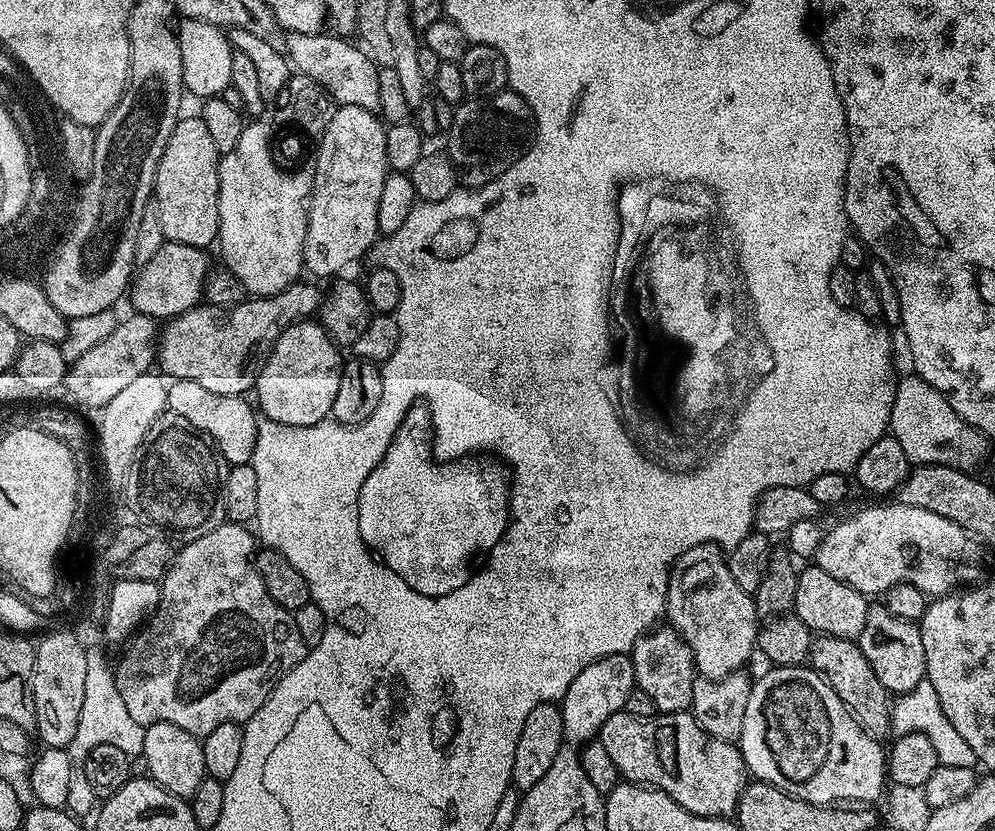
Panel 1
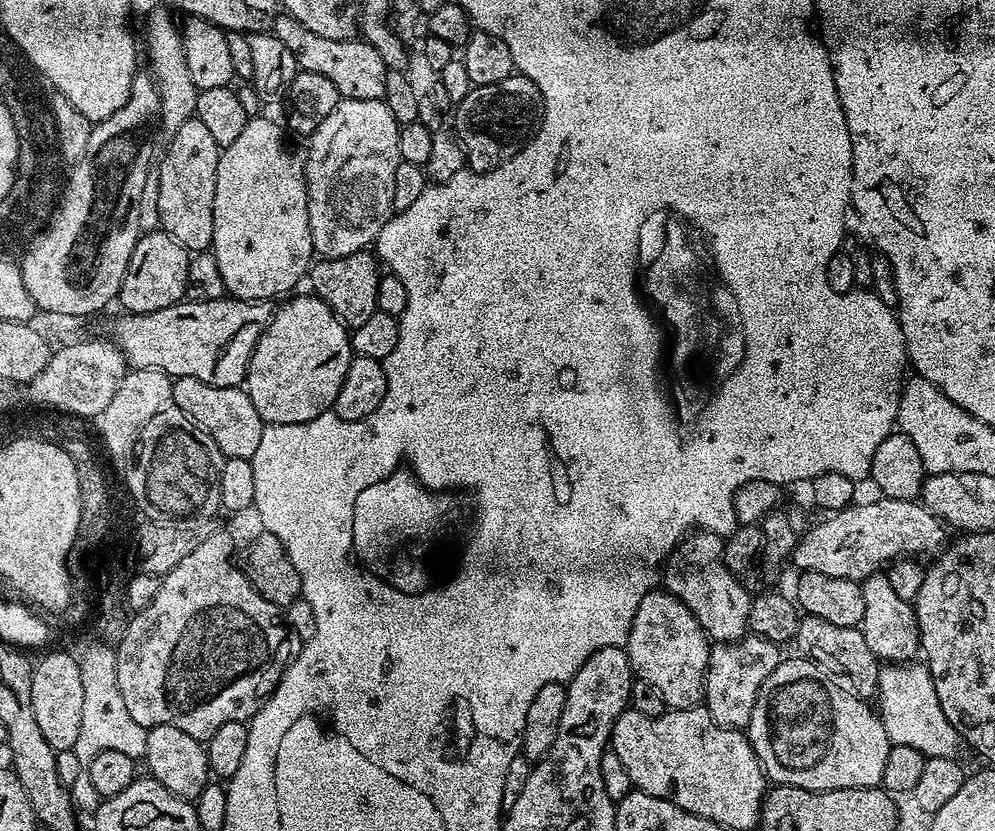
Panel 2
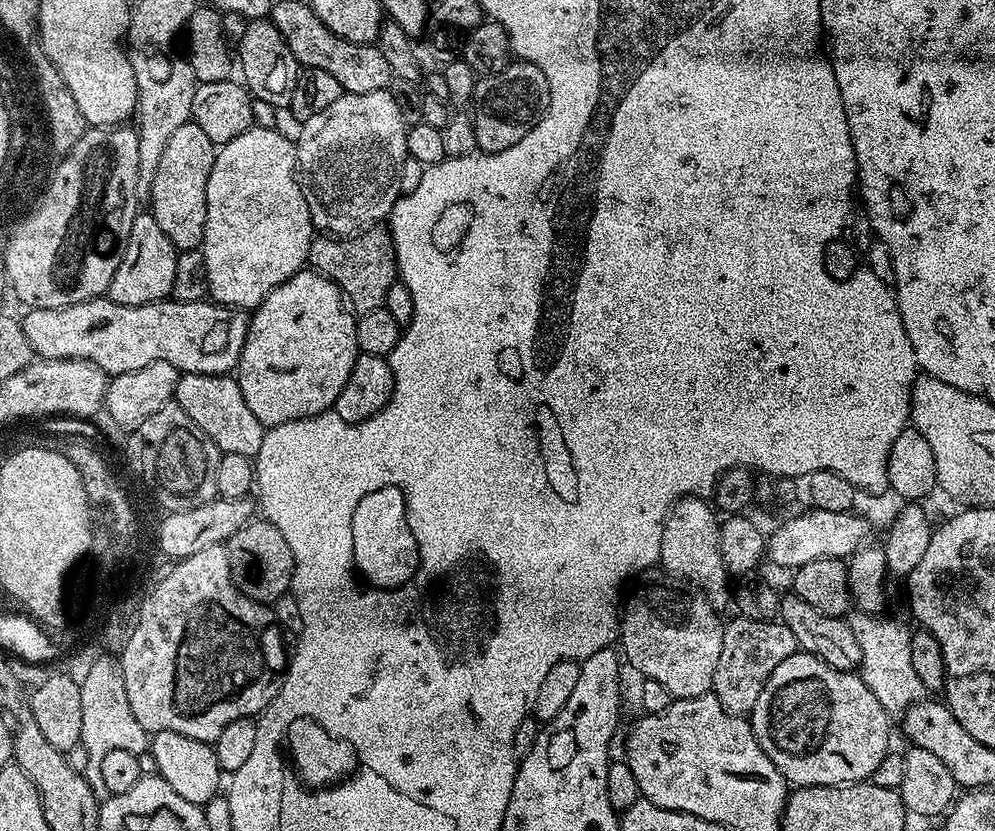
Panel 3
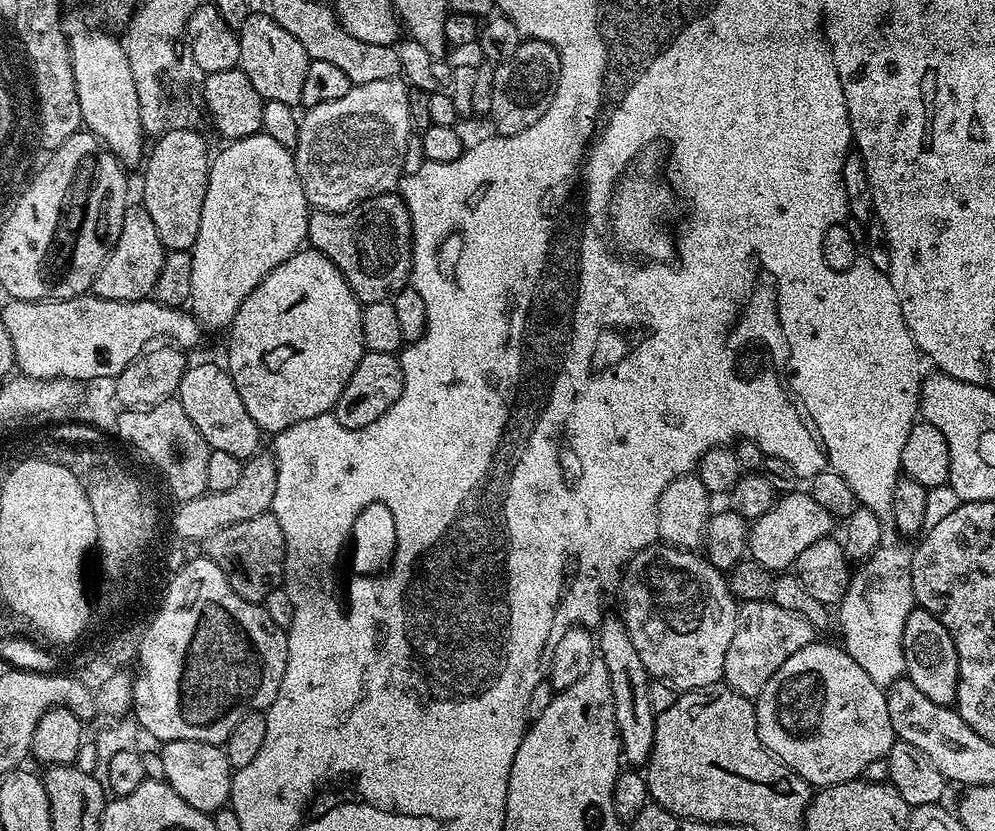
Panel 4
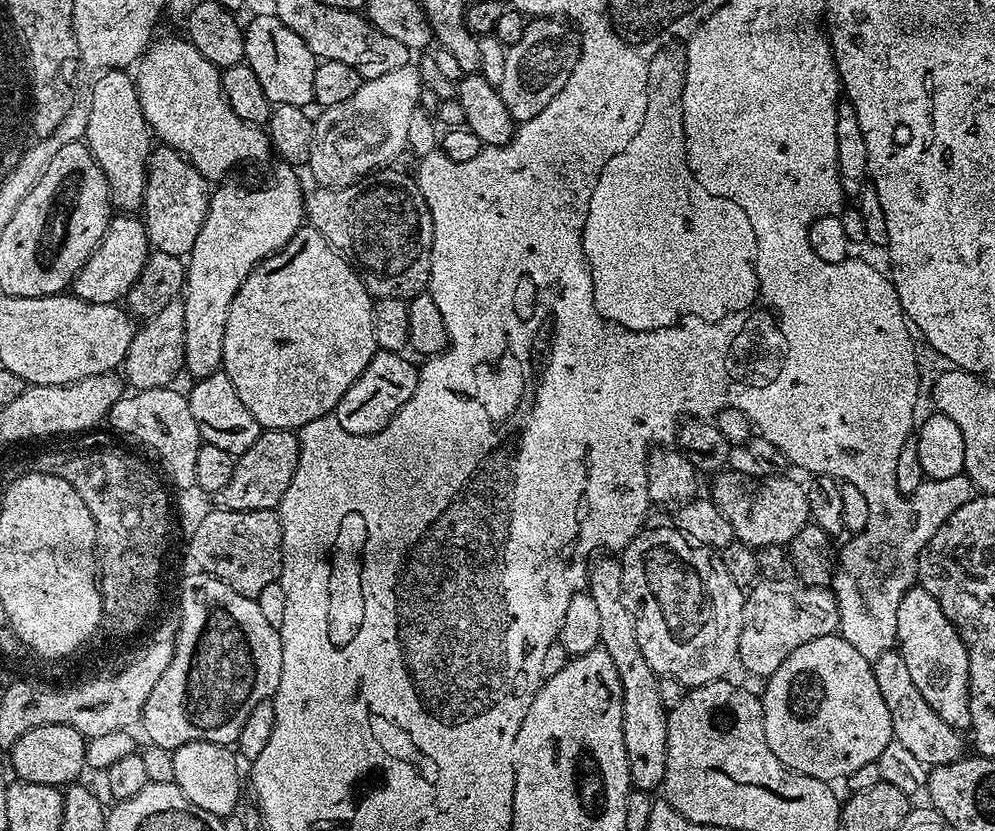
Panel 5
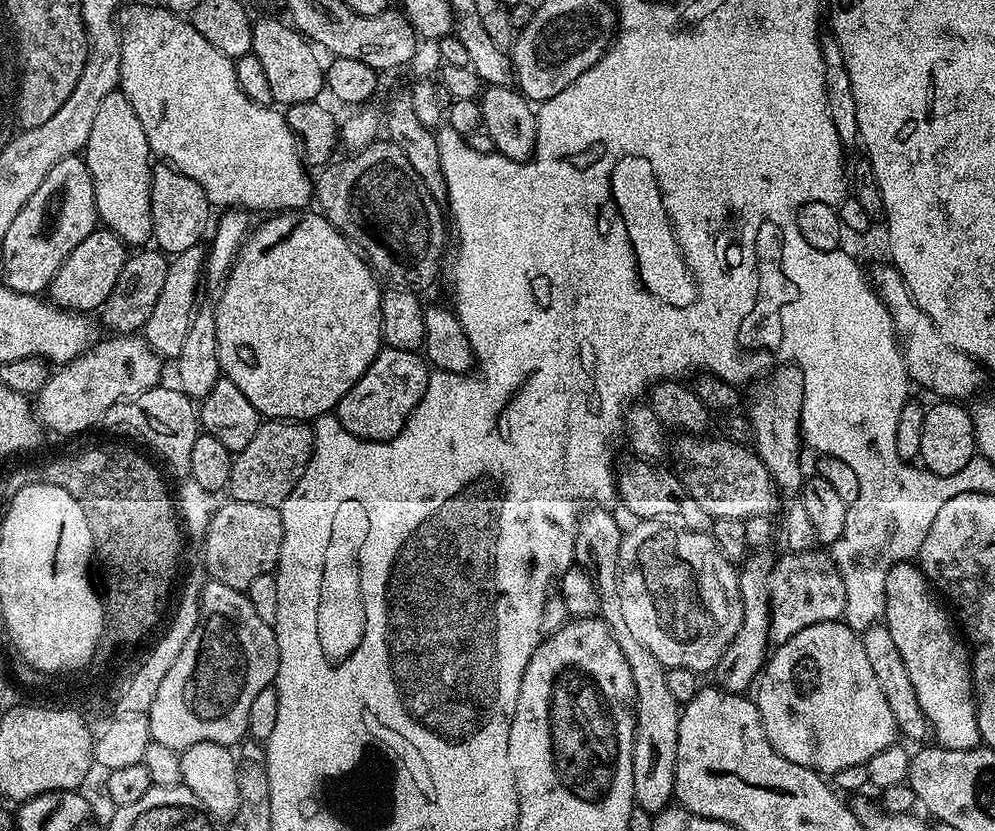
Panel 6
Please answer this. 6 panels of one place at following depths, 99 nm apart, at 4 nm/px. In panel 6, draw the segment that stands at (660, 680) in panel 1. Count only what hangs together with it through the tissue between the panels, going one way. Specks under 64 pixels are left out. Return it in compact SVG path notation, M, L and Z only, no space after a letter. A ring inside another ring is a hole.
M642 520L633 525L632 529L624 532L624 541L620 547L620 571L618 573L620 605L622 614L626 618L626 627L633 632L634 638L638 638L638 642L642 642L642 646L646 646L646 650L650 650L650 654L654 654L654 658L658 658L658 662L665 668L681 668L697 674L711 673L722 658L722 654L726 654L726 646L730 646L730 642L738 634L738 626L742 624L742 610L738 607L738 576L733 565L729 564L716 544L716 539L709 533L691 532L689 528L673 526L662 520Z

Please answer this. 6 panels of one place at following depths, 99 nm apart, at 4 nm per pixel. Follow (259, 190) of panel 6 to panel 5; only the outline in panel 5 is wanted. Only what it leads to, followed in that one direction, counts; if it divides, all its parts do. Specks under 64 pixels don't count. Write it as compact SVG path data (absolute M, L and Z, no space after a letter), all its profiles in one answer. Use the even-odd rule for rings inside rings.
M176 36L153 39L134 68L138 102L155 139L178 149L209 182L223 181L231 168L270 155L267 131L234 114L224 97L220 74L221 69L202 58L187 38Z

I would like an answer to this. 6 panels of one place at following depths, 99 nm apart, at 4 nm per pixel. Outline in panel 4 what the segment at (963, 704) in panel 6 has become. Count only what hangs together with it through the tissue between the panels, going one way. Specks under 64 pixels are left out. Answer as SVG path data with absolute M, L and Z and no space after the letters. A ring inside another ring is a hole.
M913 607L904 627L904 671L906 678L930 698L949 706L955 705L958 690L958 654L946 626L925 608Z

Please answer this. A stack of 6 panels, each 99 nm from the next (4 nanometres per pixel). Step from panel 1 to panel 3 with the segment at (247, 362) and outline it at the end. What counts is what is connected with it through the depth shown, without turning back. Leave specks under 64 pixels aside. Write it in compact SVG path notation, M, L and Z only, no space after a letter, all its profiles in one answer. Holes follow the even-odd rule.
M101 298L65 308L30 308L23 314L24 337L37 357L45 360L88 360L109 377L142 370L142 366L150 366L150 362L170 362L170 366L182 374L193 372L222 376L231 373L239 365L249 322L249 317L241 309L228 308L207 299L181 302L169 298L146 306L122 306Z

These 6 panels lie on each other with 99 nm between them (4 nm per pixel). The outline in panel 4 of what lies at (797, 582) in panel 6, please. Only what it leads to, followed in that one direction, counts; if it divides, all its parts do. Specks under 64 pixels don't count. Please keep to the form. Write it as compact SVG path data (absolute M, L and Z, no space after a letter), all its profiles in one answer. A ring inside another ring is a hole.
M771 599L743 601L736 613L734 639L726 650L723 683L748 699L759 696L766 682L791 654L813 643L816 629L796 614L783 610Z

